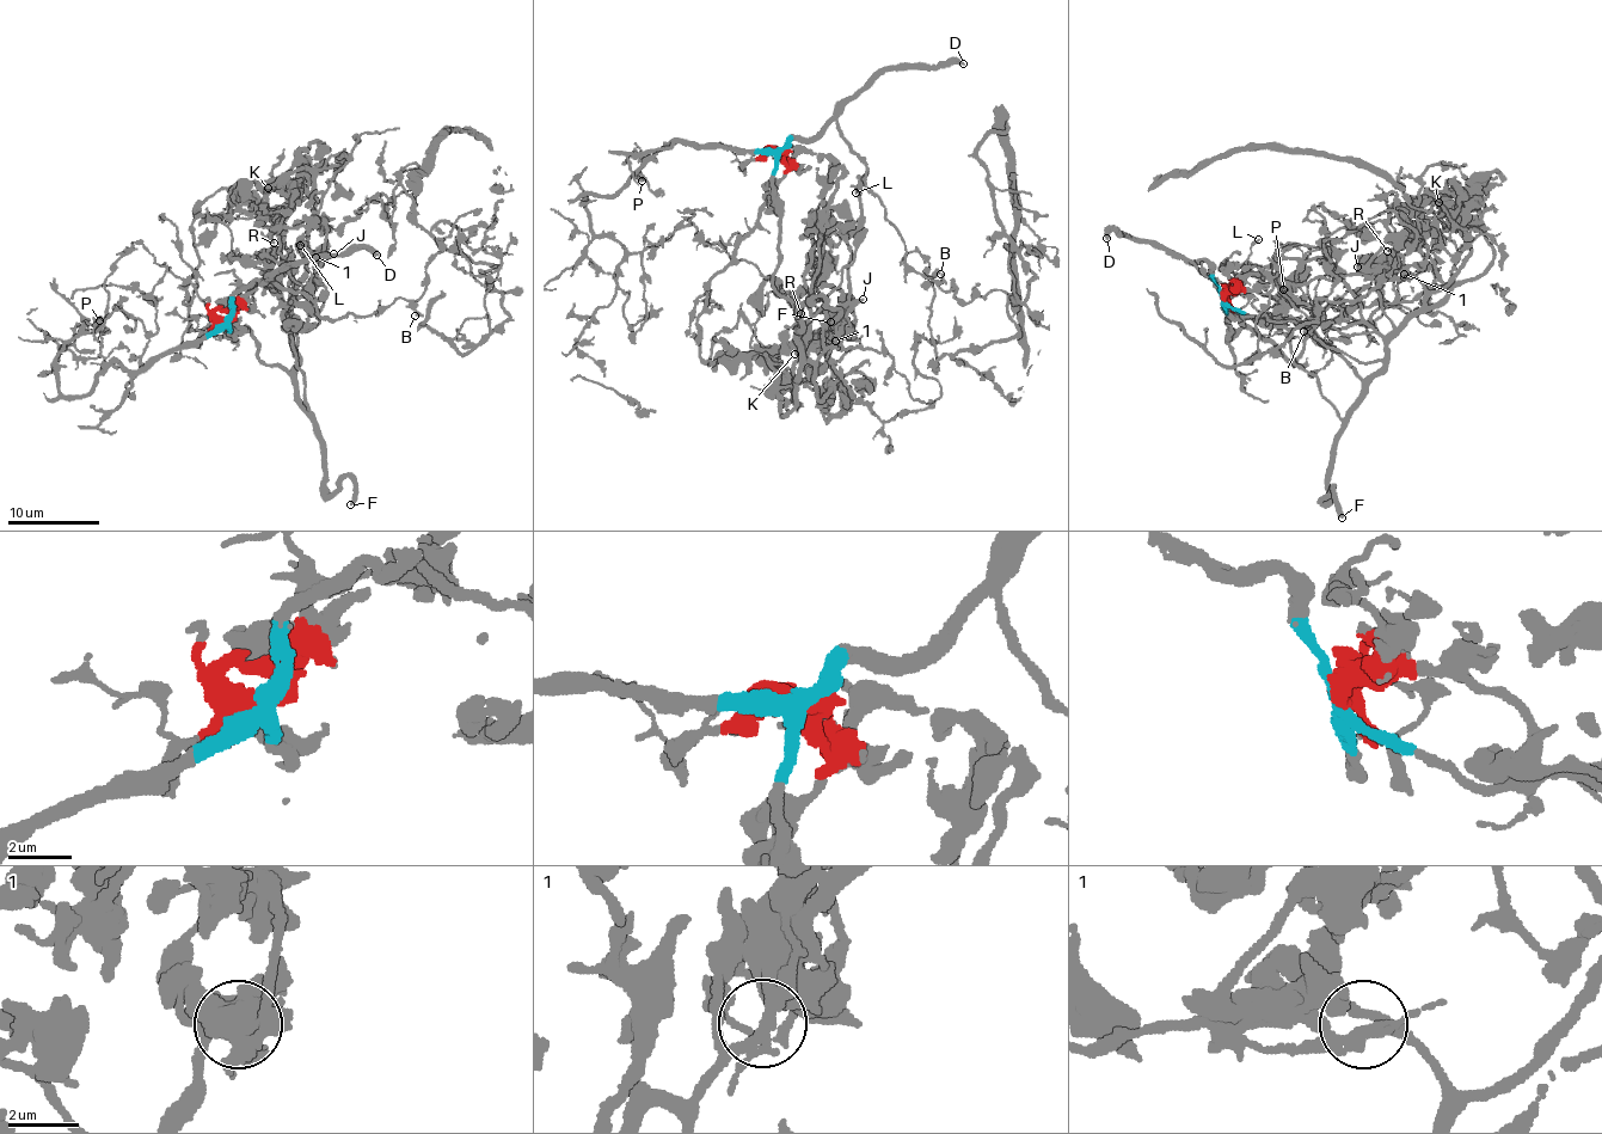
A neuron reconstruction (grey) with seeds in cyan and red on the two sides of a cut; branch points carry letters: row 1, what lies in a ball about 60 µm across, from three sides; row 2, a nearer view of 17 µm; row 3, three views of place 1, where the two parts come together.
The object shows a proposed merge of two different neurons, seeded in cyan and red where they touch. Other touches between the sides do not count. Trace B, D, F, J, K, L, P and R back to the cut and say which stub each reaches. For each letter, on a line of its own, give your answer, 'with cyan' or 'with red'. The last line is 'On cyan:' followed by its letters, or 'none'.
B: with cyan
D: with cyan
F: with red
J: with red
K: with red
L: with cyan
P: with cyan
R: with red
On cyan: B, D, L, P

